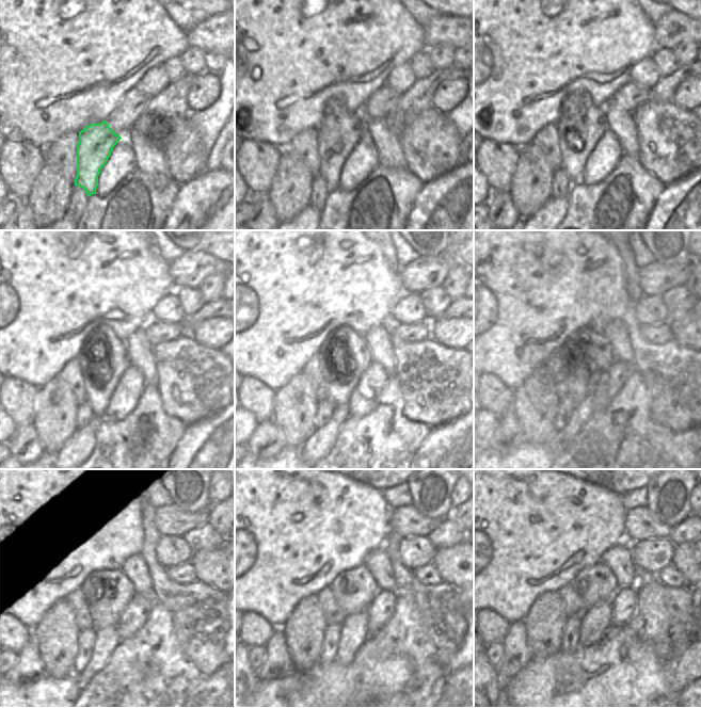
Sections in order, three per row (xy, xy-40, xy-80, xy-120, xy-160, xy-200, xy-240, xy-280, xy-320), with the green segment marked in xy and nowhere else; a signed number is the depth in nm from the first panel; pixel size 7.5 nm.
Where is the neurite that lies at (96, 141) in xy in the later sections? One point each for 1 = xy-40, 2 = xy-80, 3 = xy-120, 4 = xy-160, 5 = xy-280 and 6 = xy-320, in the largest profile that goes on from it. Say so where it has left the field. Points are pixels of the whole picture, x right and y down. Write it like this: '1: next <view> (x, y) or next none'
1: next xy-40 (339, 131)
2: next xy-80 (577, 140)
3: next xy-120 (100, 377)
4: next xy-160 (352, 356)
5: next xy-280 (353, 590)
6: next xy-320 (596, 583)

